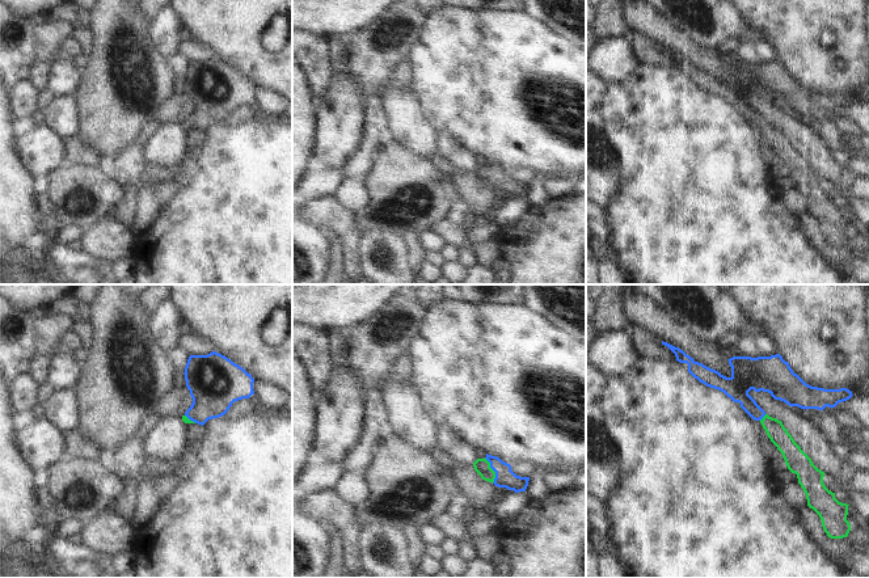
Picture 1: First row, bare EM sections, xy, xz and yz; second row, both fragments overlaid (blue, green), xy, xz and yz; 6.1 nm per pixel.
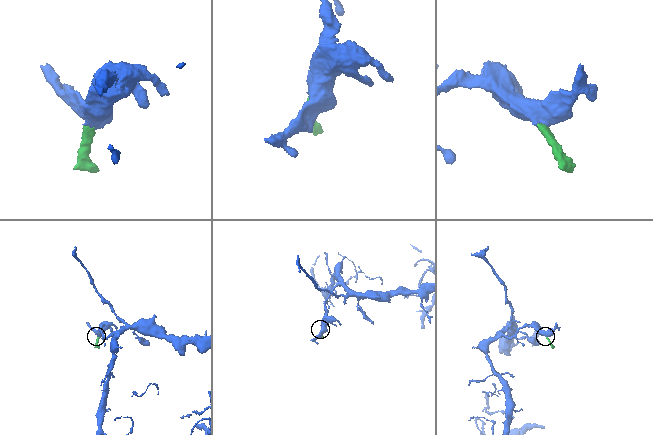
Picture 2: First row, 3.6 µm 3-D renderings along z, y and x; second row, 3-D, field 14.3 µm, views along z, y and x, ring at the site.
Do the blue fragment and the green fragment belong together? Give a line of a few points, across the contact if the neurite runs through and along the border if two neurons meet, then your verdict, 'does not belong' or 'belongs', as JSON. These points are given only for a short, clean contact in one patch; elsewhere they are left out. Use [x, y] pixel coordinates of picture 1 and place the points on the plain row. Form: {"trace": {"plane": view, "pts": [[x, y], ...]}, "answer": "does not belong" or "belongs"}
{"trace": {"plane": "xz", "pts": [[505, 184], [493, 176], [481, 172]]}, "answer": "belongs"}

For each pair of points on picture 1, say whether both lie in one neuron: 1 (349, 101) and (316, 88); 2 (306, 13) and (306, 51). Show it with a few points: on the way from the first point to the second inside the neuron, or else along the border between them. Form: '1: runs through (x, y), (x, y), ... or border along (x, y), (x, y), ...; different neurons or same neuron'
1: border along (329, 72), (329, 84), (317, 101); different neurons
2: border along (306, 30), (325, 38); different neurons

